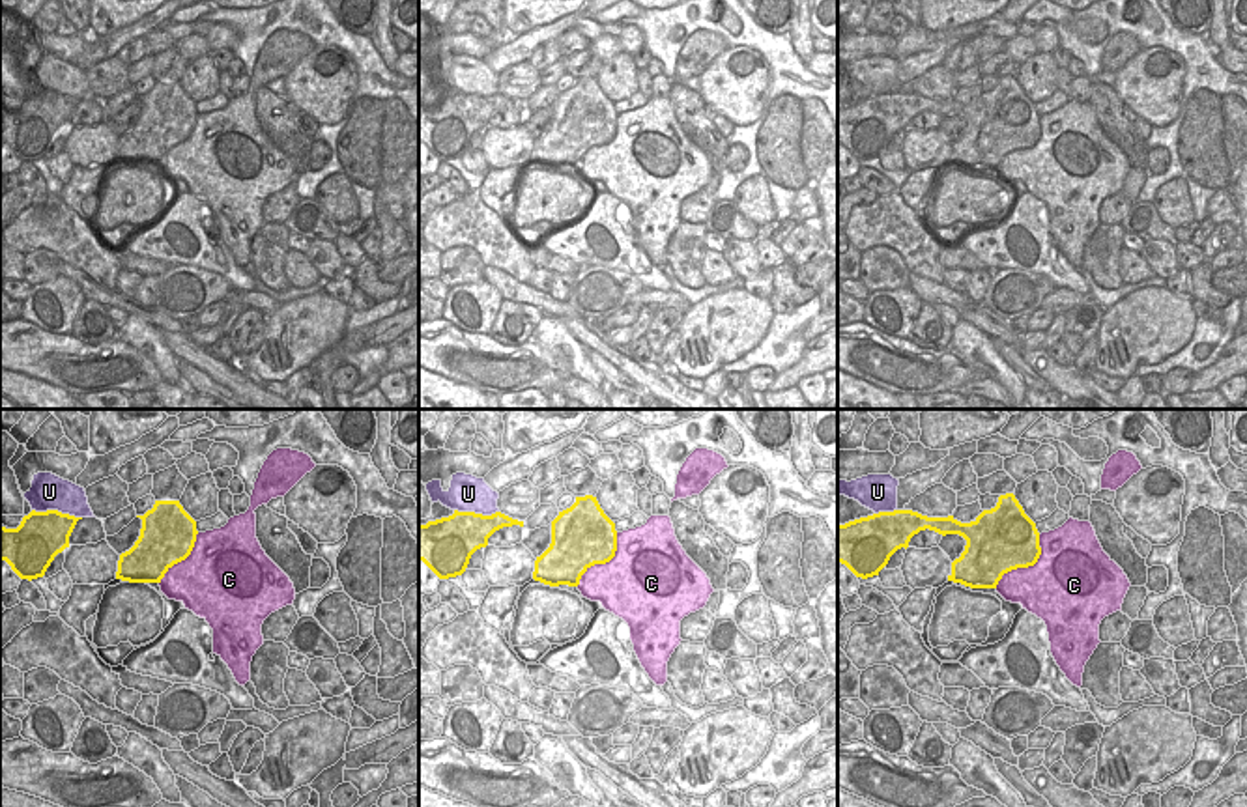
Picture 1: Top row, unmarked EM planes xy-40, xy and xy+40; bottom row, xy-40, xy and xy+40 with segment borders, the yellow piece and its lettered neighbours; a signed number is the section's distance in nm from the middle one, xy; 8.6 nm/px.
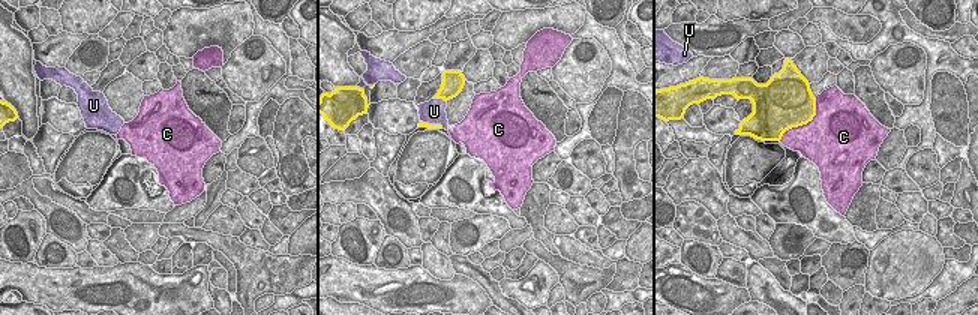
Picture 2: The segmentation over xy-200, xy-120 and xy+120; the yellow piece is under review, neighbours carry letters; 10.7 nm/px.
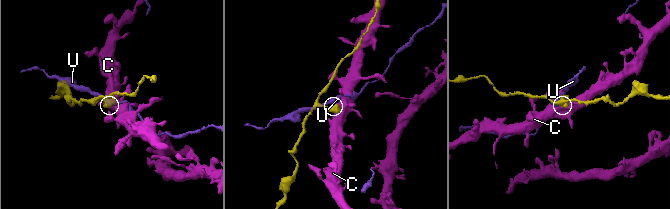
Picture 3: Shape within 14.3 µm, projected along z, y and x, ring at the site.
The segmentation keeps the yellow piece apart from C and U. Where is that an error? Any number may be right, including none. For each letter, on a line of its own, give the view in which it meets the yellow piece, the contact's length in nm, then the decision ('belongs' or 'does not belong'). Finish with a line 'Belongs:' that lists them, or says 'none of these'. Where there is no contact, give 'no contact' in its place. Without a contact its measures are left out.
C: xy+40 | 600 nm | does not belong
U: xy-40 | 440 nm | does not belong
Belongs: none of these

